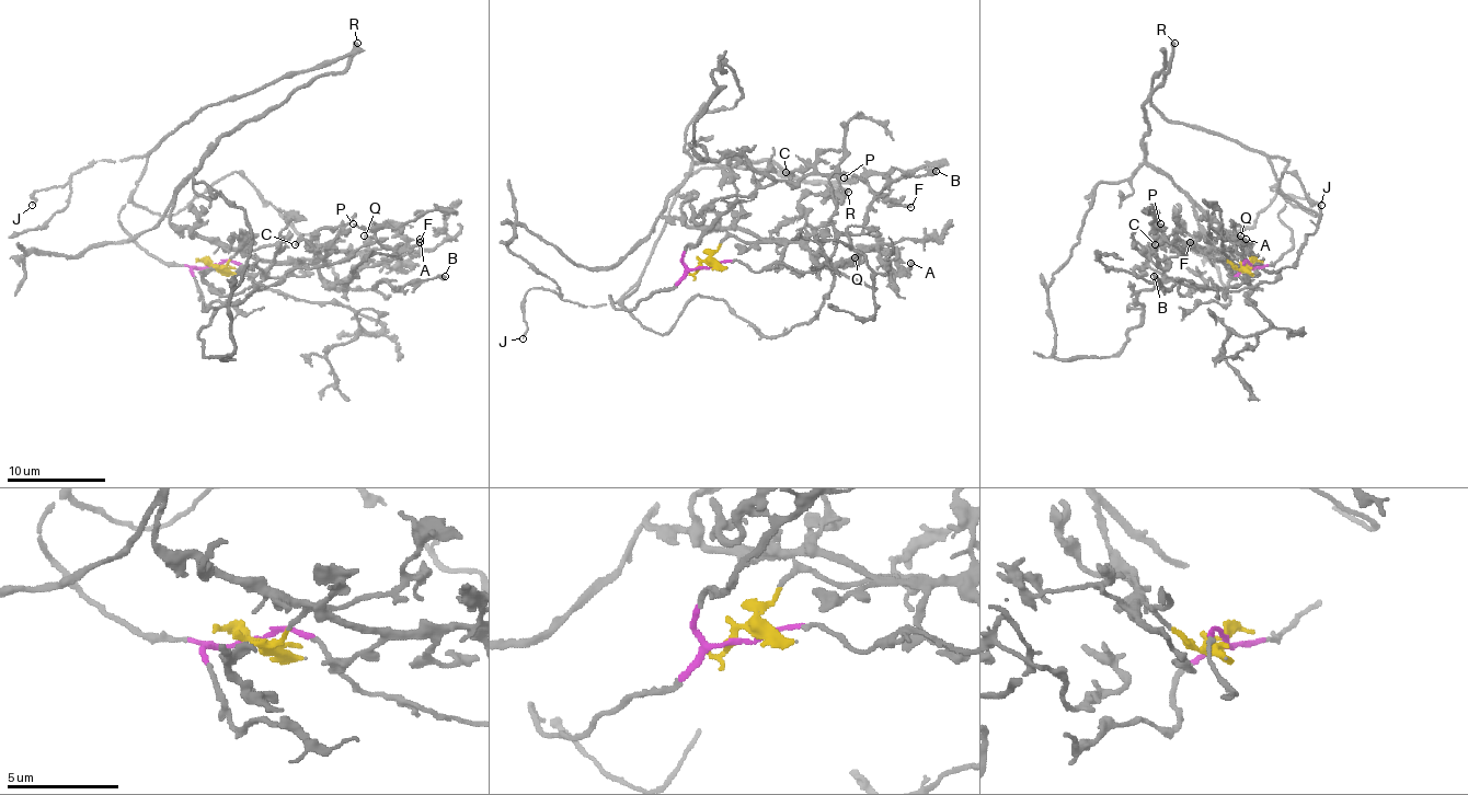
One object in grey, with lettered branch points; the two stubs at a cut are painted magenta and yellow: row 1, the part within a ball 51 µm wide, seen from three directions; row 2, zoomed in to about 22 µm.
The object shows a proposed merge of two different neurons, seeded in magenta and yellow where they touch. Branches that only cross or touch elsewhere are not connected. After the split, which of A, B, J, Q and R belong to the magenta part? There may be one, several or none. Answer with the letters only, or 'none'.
B, J

